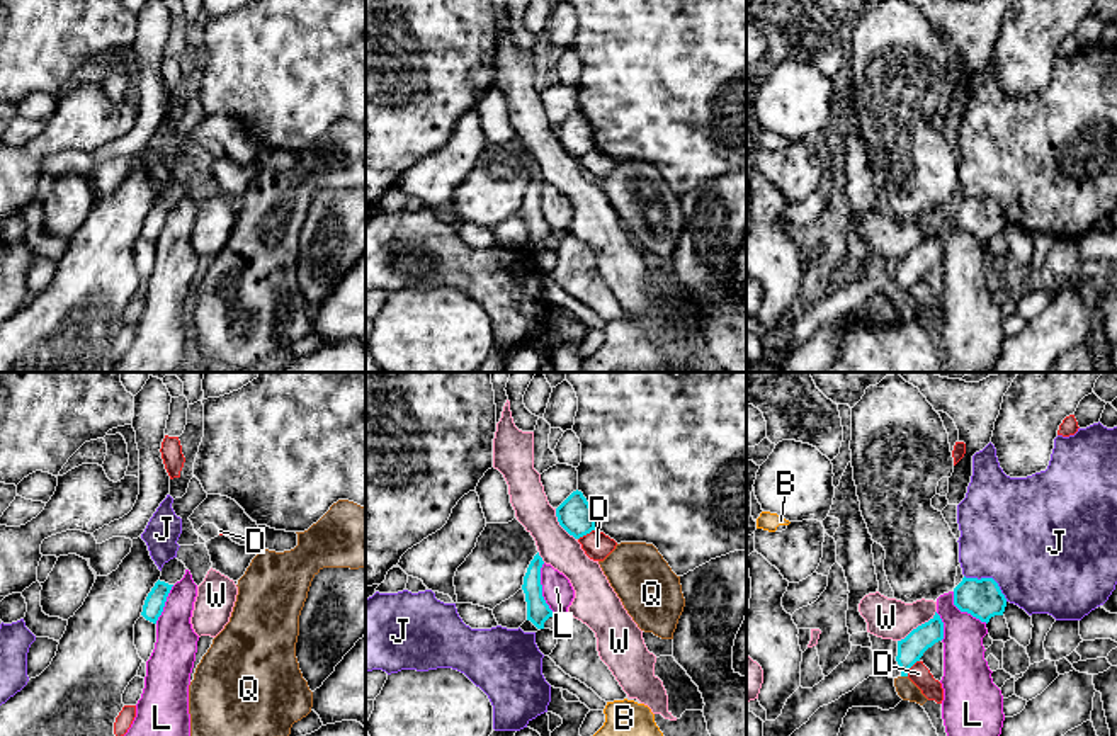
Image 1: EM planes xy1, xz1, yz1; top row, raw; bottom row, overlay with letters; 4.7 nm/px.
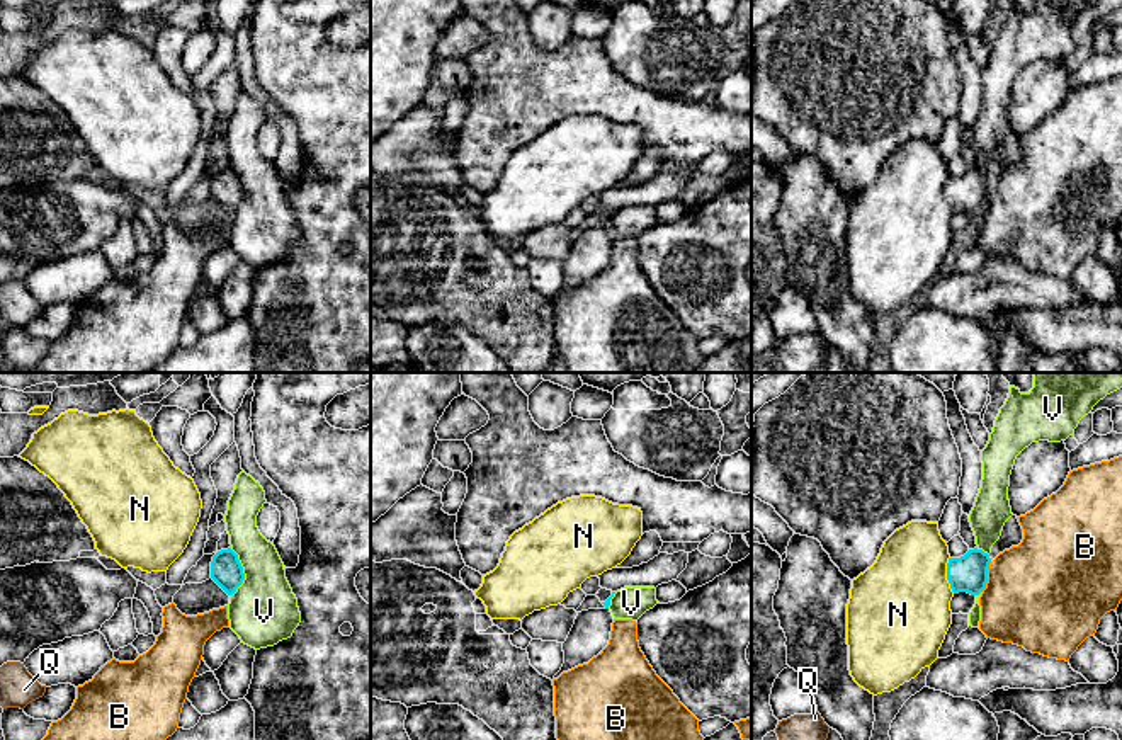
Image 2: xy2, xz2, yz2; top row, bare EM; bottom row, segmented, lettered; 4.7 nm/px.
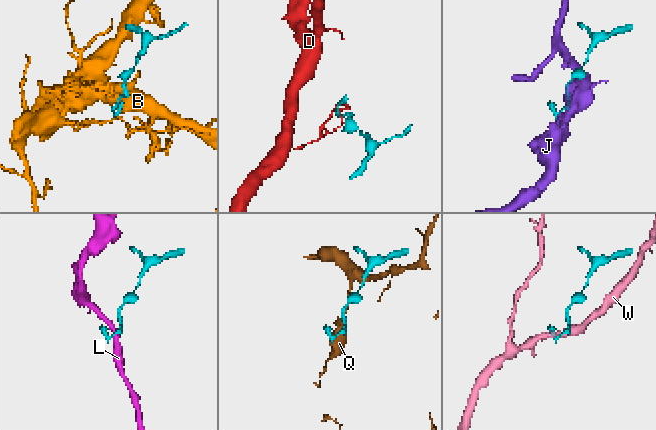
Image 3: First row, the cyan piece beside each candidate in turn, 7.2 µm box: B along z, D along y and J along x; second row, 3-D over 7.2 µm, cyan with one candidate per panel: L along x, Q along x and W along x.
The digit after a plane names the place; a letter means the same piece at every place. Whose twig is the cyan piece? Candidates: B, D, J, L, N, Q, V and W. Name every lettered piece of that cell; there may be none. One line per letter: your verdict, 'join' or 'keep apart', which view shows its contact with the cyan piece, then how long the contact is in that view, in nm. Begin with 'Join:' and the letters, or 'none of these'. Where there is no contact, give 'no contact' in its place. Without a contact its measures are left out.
Join: none of these
B: keep apart; contact in yz2; length 150 nm
D: keep apart; contact in xz1; length 100 nm
J: keep apart; contact in yz1; length 240 nm
L: keep apart; contact in xz1; length 260 nm
N: keep apart; contact in yz2; length 180 nm
Q: keep apart; contact in yz1; length 30 nm
V: keep apart; contact in xy2; length 240 nm
W: keep apart; contact in yz1; length 240 nm

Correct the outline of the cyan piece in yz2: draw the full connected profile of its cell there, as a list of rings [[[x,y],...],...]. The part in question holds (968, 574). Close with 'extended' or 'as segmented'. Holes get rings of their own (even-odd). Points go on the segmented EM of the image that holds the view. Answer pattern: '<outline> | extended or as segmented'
[[[1012,515],[1001,531],[1000,539],[993,544],[991,553],[983,549],[969,549],[960,558],[949,558],[947,563],[947,580],[954,594],[967,592],[971,595],[979,595],[988,583],[989,563],[1005,549],[1018,546],[1023,539],[1023,529],[1017,519]]] | extended

